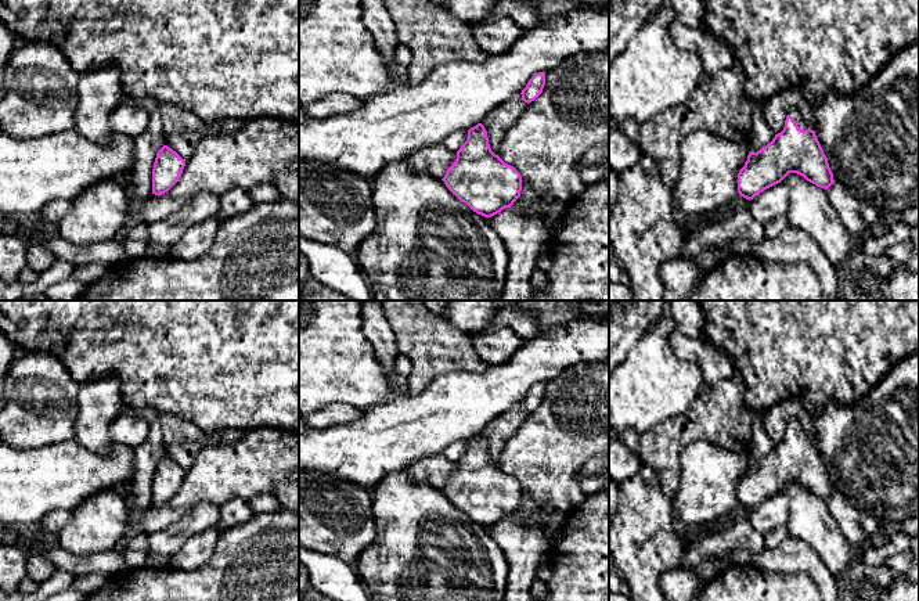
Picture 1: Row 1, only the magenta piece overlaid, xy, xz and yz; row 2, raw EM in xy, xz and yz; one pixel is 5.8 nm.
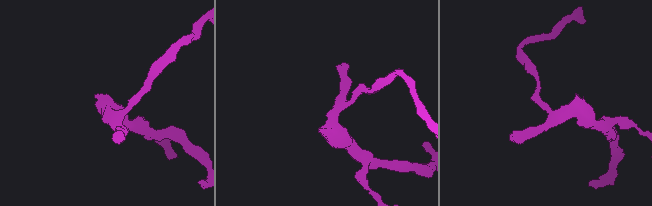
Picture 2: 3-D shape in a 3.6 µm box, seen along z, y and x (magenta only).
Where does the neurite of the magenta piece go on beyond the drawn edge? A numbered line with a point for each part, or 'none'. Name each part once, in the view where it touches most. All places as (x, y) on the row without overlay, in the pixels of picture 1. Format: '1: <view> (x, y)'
1: yz (795, 424)

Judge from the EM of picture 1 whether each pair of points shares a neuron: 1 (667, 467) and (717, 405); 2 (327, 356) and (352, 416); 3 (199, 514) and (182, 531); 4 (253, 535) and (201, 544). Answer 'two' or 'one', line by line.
1: one
2: two
3: one
4: two

